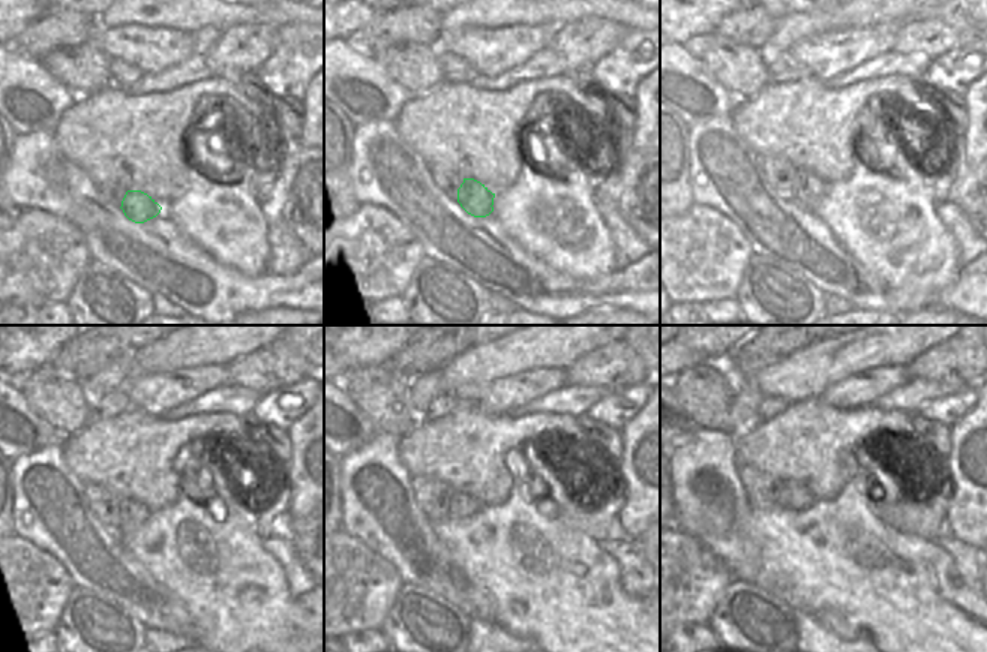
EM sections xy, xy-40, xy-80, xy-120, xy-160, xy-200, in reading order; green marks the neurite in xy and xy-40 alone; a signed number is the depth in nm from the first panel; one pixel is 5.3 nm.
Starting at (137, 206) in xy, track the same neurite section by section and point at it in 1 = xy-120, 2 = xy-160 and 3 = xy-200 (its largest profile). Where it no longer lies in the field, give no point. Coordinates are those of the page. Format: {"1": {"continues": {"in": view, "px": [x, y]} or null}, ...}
{"1": {"continues": {"in": "xy-120", "px": [134, 514]}}, "2": {"continues": {"in": "xy-160", "px": [461, 505]}}, "3": {"continues": {"in": "xy-200", "px": [795, 496]}}}

